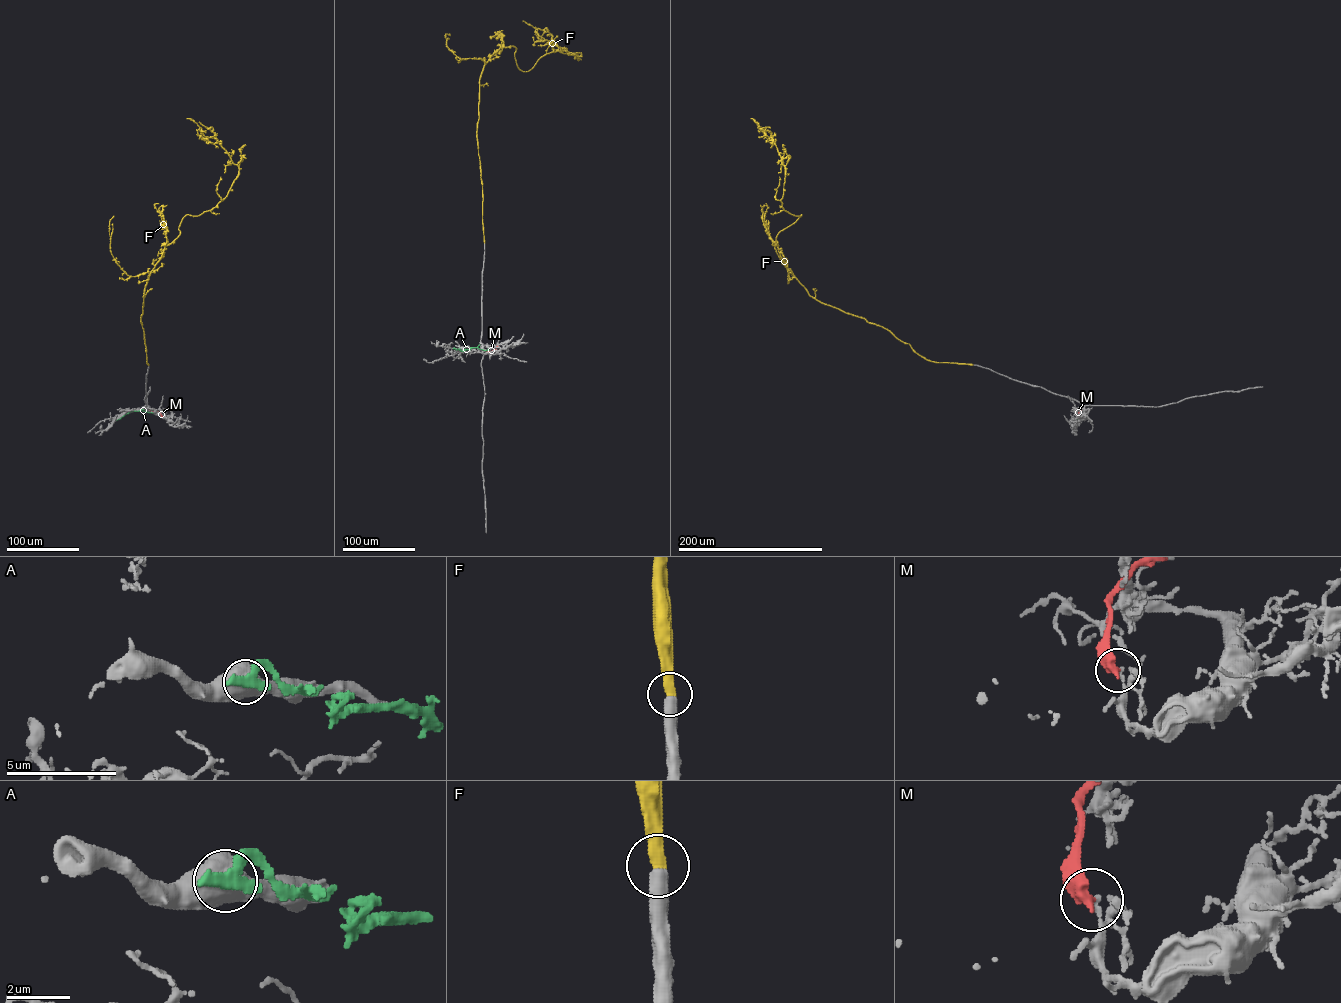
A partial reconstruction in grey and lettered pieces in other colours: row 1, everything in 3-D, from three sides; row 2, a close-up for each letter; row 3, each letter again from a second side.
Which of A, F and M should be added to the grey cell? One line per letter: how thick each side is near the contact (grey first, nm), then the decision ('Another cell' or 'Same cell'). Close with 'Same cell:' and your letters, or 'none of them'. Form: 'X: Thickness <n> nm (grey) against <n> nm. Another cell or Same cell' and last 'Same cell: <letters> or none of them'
A: Thickness 800 nm (grey) against 320 nm. Another cell
F: Thickness 550 nm (grey) against 420 nm. Same cell
M: Thickness 140 nm (grey) against 480 nm. Another cell
Same cell: F

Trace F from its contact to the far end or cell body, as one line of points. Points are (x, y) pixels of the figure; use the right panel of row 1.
F: (973, 365), (927, 360), (881, 326), (809, 294), (776, 240), (801, 214), (782, 206), (785, 167), (751, 118)

